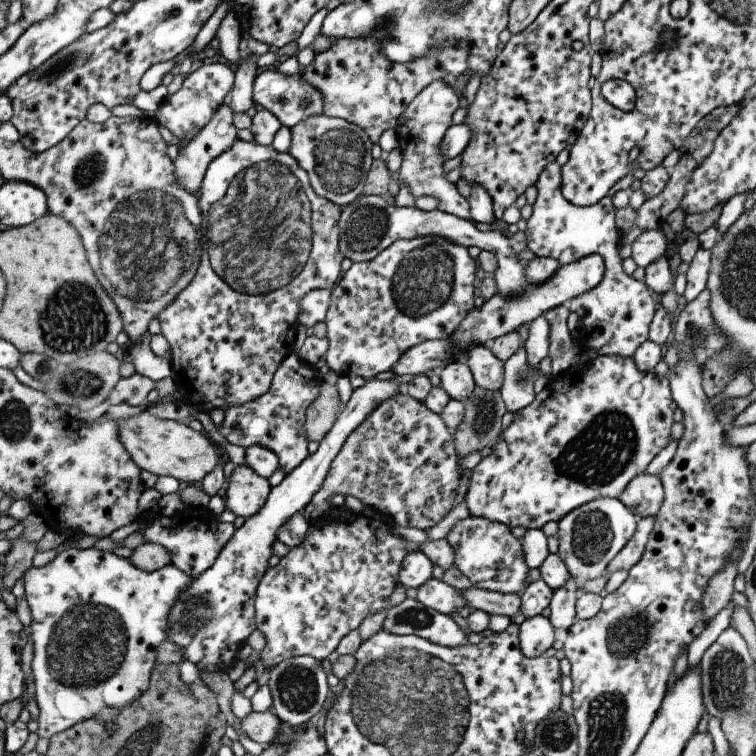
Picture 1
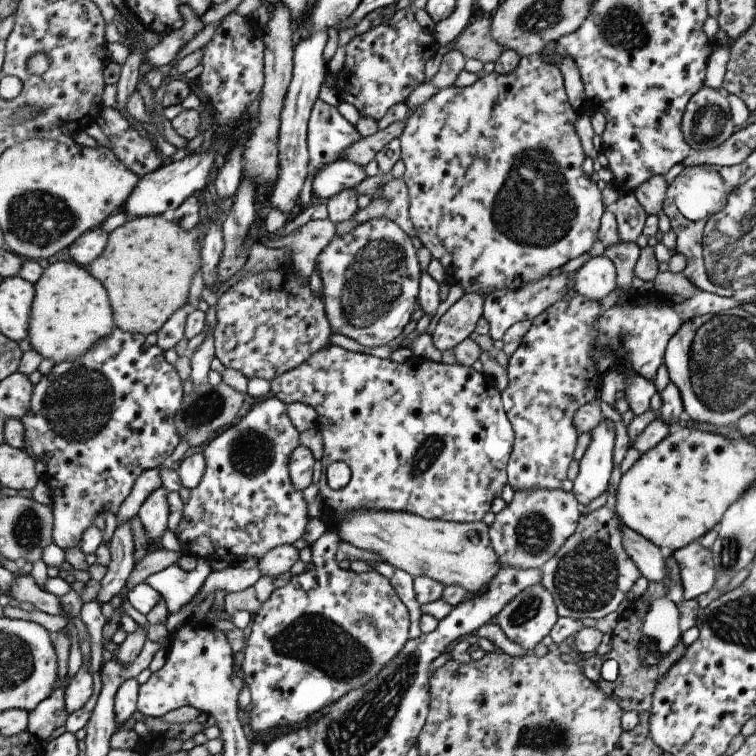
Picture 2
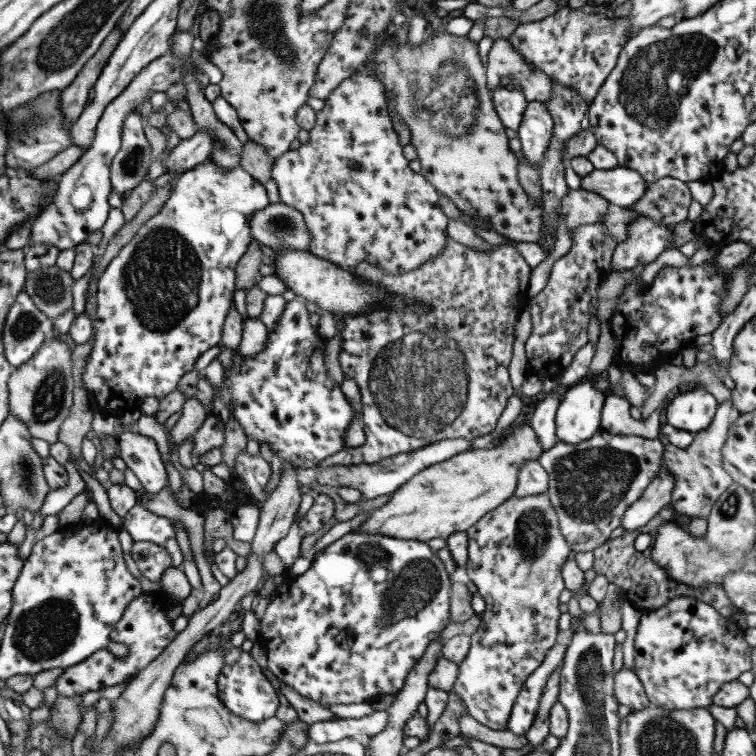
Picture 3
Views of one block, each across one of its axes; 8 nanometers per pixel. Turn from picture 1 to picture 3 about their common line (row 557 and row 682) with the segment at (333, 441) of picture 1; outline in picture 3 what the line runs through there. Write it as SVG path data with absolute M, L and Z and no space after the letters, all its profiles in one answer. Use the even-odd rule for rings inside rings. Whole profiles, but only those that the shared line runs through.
M230 648L224 654L224 666L218 676L218 694L223 704L239 718L260 722L274 717L280 700L274 686L264 675L258 663L252 658L250 652L241 648Z

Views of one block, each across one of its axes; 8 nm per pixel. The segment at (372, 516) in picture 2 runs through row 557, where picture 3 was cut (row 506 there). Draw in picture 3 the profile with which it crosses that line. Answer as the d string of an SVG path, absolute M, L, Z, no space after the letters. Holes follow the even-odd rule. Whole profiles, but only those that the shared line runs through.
M529 423L502 437L504 440L497 446L468 450L421 470L400 485L384 506L375 508L355 532L426 543L432 538L447 538L452 532L467 531L480 518L513 496L520 467L530 459L539 459L544 451L538 434Z

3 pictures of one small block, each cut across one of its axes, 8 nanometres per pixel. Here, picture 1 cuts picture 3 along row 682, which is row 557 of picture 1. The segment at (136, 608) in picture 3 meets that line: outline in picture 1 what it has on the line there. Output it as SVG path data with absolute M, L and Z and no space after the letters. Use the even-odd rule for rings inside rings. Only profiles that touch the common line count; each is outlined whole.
M94 548L87 549L66 549L43 567L30 566L24 573L25 597L31 608L33 621L29 627L29 640L33 644L33 659L31 662L31 672L34 676L34 696L39 708L38 736L50 738L53 734L65 731L76 723L84 722L96 716L100 710L108 707L109 709L119 709L123 706L131 705L148 687L151 672L156 661L156 648L168 640L167 630L170 622L168 615L172 606L180 602L182 592L187 590L192 576L184 574L183 570L172 564L166 565L161 569L148 572L135 567L130 558L123 559L108 551L98 551Z

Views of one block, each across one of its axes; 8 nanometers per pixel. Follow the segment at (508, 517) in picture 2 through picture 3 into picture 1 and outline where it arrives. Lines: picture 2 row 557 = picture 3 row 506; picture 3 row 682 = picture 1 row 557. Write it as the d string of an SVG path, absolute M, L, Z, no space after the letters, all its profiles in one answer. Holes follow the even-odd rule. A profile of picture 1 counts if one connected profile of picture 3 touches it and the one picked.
M468 515L465 519L455 522L446 535L446 540L454 551L454 564L468 577L473 586L519 595L528 586L526 577L530 568L524 558L522 541L512 535L508 526Z

